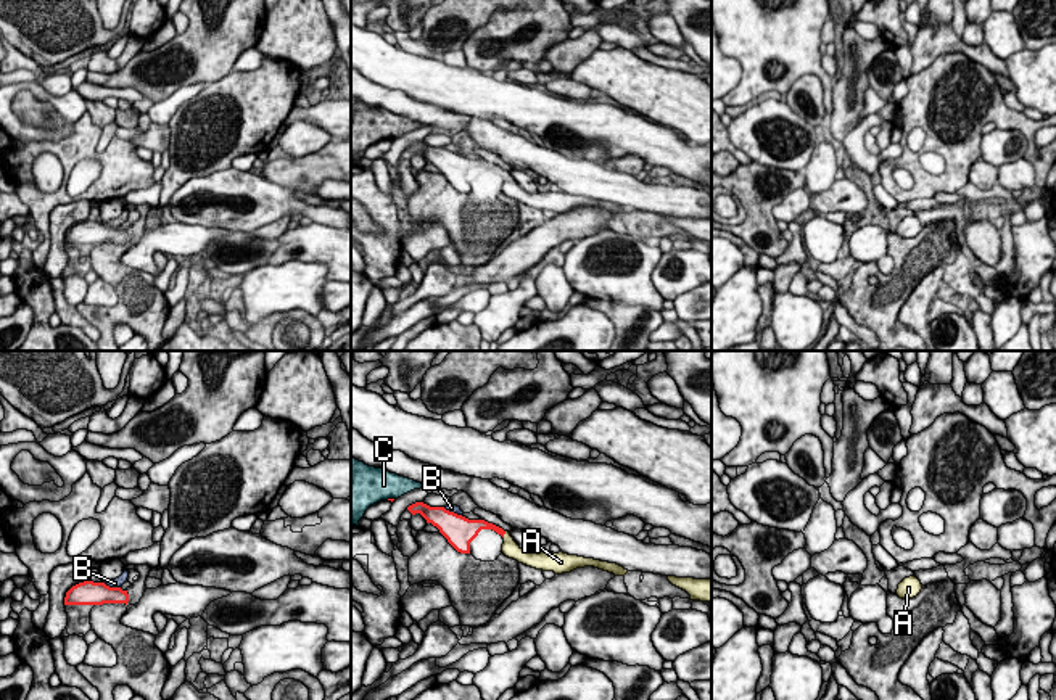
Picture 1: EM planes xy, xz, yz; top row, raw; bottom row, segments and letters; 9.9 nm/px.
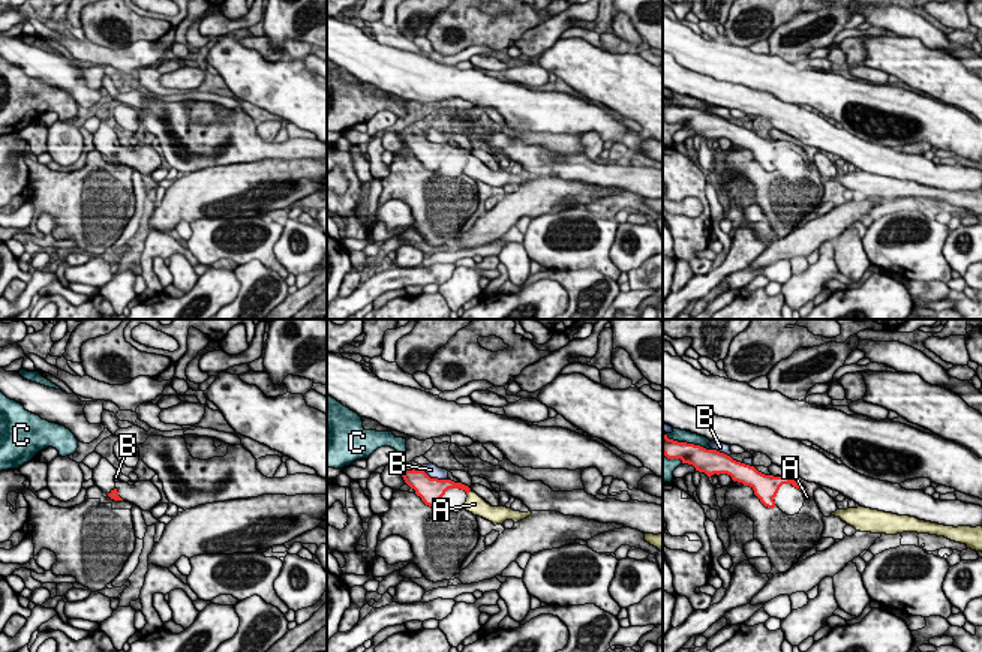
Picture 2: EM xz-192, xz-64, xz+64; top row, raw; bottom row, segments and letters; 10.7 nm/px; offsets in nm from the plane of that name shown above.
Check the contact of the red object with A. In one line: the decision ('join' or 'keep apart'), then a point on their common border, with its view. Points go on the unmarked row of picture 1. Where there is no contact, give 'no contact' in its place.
join | xz (504, 172)

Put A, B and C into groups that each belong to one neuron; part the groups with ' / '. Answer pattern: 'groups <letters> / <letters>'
groups A / B / C

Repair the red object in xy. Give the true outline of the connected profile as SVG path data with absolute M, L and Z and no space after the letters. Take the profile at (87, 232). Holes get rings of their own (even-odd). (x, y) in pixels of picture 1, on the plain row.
M84 220L72 225L64 237L64 245L103 245L129 241L127 230L109 227L105 222Z

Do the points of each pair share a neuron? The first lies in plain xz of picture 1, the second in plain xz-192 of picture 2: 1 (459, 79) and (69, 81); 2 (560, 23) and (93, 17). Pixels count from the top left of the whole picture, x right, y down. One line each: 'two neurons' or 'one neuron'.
1: one neuron
2: one neuron

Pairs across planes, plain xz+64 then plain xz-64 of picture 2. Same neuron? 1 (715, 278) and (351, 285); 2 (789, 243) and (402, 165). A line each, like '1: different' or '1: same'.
1: different
2: different

